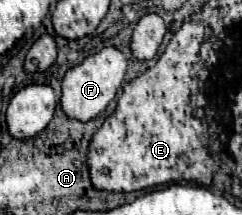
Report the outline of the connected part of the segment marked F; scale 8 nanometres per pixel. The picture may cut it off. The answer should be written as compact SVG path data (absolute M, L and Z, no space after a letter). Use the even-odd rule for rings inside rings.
M105 46L97 54L87 56L81 64L69 68L63 78L63 94L61 94L61 108L69 118L87 122L99 116L107 104L115 98L119 86L123 84L123 76L127 70L127 58L115 46Z

